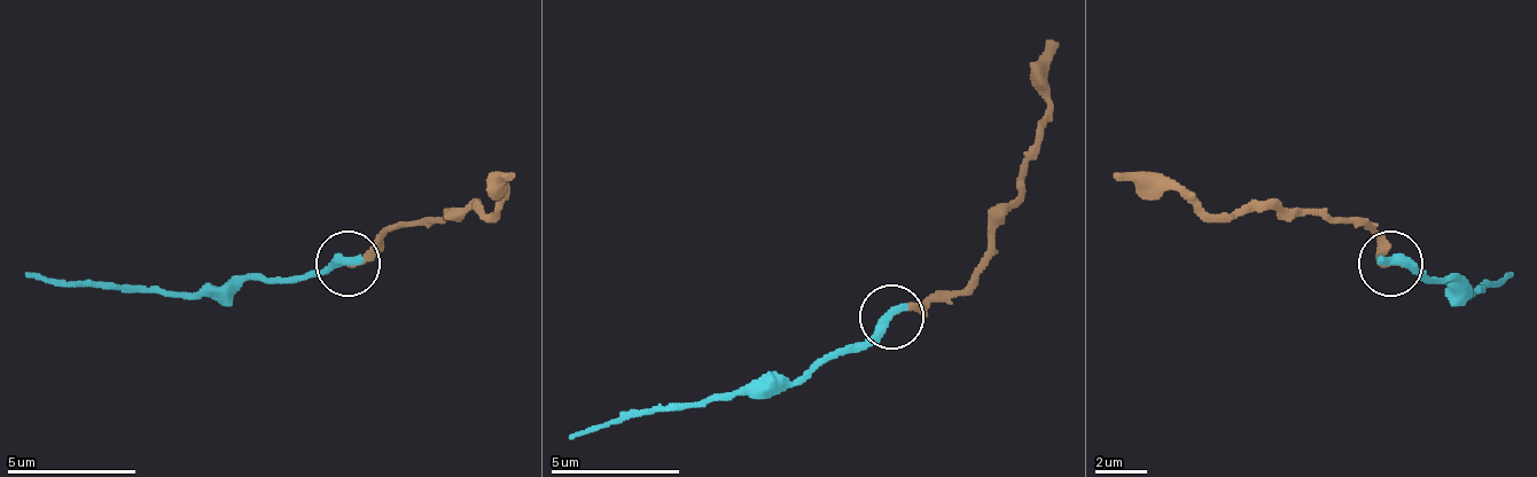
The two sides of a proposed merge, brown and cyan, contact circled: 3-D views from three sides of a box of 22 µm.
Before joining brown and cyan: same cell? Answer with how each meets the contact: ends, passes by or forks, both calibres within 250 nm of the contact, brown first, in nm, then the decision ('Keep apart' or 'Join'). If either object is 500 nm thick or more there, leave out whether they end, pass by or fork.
At the ring brown ends. At the ring cyan ends. Thickness 160 nm (brown) against 460 nm. Join

